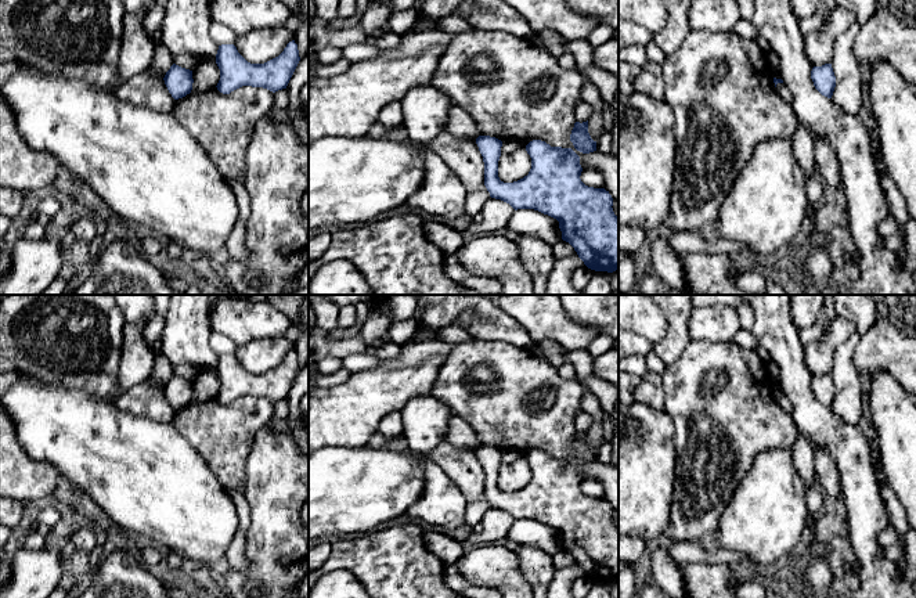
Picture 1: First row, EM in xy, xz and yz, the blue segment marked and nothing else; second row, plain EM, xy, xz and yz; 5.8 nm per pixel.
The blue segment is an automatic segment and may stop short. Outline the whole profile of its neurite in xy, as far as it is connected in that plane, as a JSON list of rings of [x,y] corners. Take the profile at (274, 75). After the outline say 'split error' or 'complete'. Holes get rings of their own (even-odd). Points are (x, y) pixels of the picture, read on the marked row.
[[[295,40],[289,42],[278,57],[264,64],[250,64],[234,44],[221,44],[216,54],[216,64],[220,69],[216,87],[223,94],[230,94],[242,86],[263,87],[275,93],[286,89],[299,61]]]; complete

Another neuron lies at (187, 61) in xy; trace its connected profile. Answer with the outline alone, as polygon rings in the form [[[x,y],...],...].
[[[180,54],[180,55],[173,55],[173,64],[192,71],[196,68],[198,60],[190,54]]]

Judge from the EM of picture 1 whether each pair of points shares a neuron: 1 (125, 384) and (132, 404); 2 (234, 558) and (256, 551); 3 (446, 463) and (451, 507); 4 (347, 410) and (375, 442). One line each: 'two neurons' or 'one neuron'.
1: two neurons
2: two neurons
3: two neurons
4: two neurons

